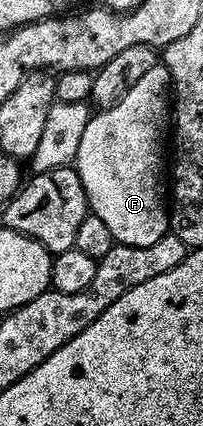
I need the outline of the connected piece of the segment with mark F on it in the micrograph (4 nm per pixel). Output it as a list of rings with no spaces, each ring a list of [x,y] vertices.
[[[156,62],[153,70],[149,70],[111,108],[104,108],[92,115],[91,121],[85,126],[85,134],[81,134],[81,146],[77,146],[77,154],[73,161],[75,173],[81,178],[81,186],[85,186],[87,195],[87,206],[90,215],[101,218],[105,226],[109,226],[109,234],[113,234],[116,244],[128,244],[129,246],[153,246],[161,237],[169,232],[169,204],[163,201],[163,139],[168,139],[169,125],[173,120],[173,89],[171,86],[171,75],[169,70],[161,62]]]

